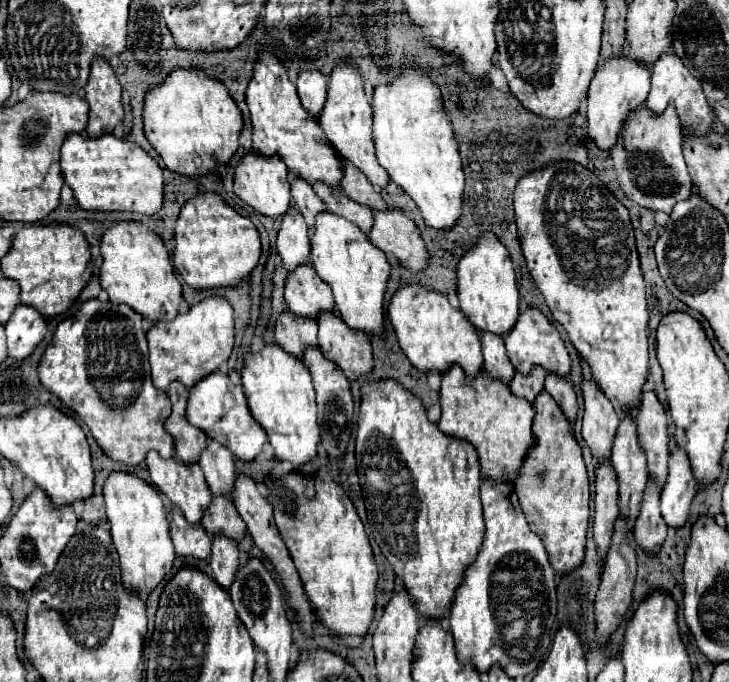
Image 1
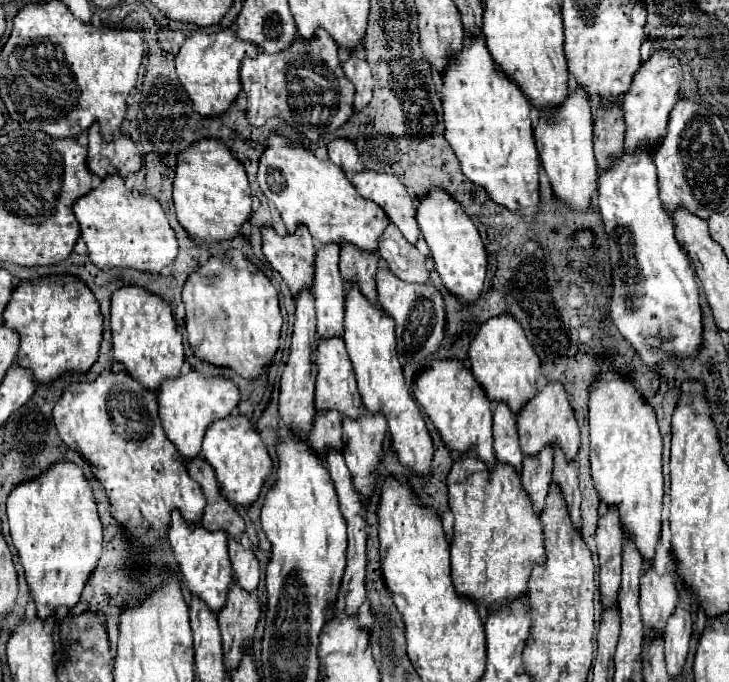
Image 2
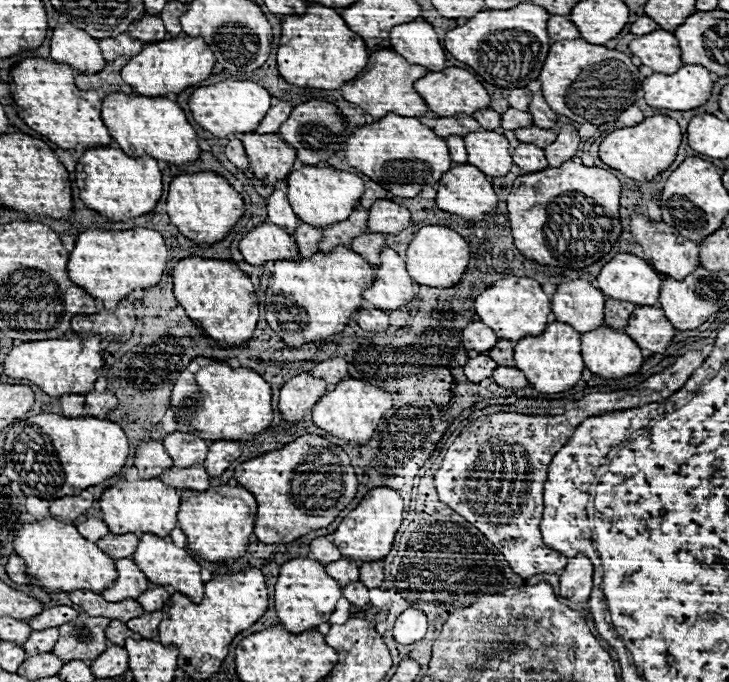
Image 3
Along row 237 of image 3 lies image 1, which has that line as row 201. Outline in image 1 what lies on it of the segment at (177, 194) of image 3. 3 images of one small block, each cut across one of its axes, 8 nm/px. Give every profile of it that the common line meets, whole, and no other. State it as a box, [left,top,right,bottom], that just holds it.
[174,192,260,288]

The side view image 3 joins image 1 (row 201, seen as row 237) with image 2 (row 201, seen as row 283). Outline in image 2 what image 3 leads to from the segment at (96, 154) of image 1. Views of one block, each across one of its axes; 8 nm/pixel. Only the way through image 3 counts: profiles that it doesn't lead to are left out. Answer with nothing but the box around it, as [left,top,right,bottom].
[74,174,178,272]

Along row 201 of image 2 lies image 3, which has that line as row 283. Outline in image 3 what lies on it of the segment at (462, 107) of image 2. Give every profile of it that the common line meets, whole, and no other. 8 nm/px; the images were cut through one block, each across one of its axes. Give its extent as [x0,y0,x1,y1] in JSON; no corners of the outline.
[474,276,550,340]

